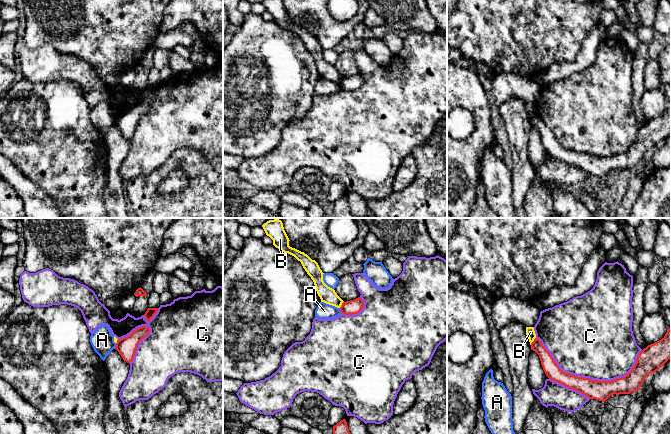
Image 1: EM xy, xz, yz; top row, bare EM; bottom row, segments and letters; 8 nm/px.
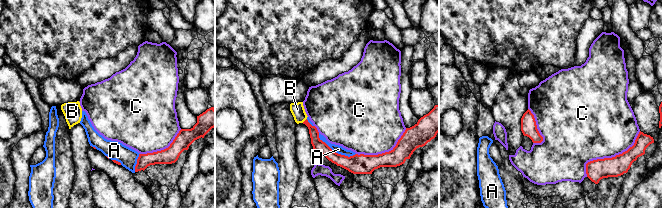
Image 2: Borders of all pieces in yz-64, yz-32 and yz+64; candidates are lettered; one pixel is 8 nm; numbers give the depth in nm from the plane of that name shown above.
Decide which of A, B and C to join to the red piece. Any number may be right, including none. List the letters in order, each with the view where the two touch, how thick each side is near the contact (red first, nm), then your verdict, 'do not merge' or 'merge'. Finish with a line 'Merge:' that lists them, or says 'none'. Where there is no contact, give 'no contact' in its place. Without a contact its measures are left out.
A: contact in xy; calibres 160 and 190 nm; do not merge
B: contact in yz; calibres 120 and 70 nm; do not merge
C: contact in yz; calibres 160 and 500 nm; do not merge
Merge: none

